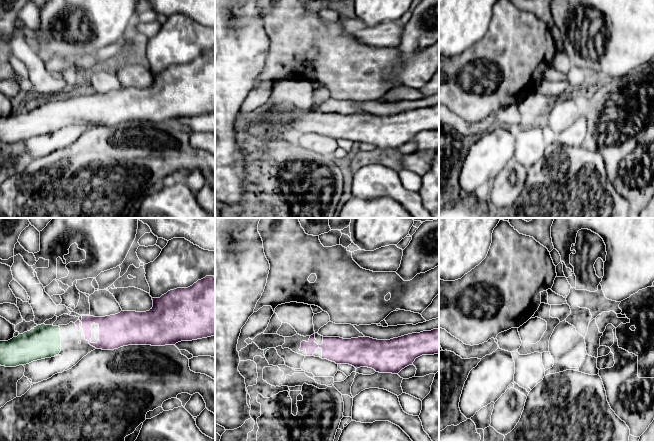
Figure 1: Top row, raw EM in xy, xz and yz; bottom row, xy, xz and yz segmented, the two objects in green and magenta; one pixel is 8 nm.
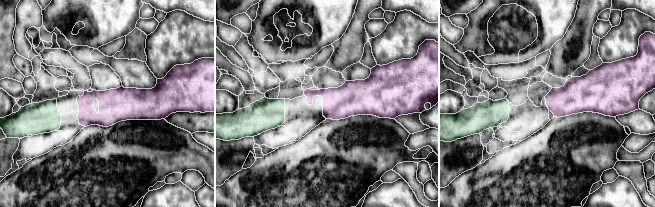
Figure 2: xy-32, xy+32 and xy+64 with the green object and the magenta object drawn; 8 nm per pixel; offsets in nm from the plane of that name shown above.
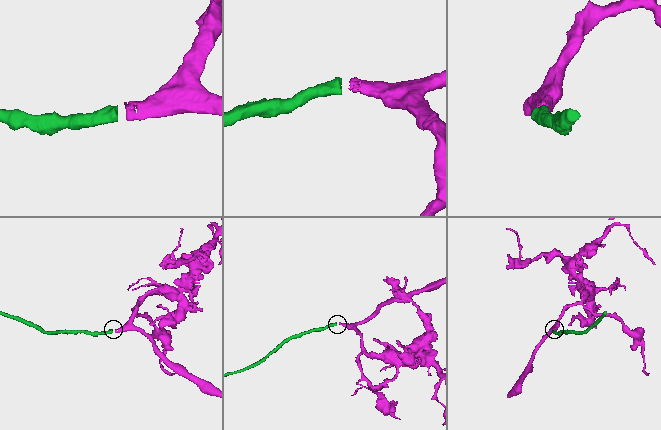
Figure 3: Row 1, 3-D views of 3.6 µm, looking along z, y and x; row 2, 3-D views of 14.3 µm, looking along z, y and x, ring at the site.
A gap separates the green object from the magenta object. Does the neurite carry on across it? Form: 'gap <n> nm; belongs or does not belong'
gap 130 nm; belongs

